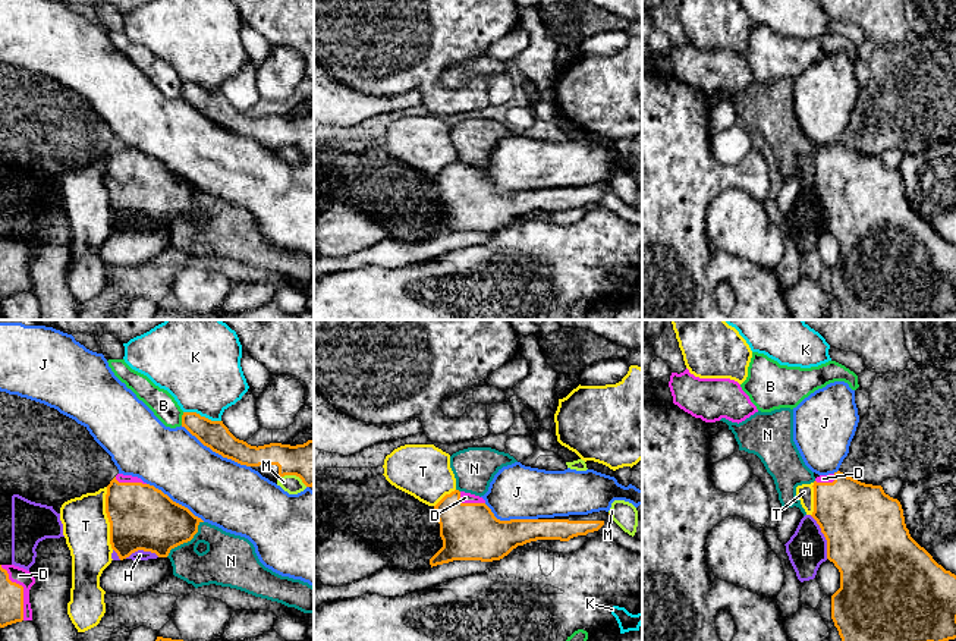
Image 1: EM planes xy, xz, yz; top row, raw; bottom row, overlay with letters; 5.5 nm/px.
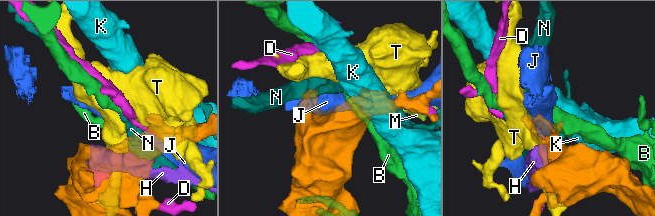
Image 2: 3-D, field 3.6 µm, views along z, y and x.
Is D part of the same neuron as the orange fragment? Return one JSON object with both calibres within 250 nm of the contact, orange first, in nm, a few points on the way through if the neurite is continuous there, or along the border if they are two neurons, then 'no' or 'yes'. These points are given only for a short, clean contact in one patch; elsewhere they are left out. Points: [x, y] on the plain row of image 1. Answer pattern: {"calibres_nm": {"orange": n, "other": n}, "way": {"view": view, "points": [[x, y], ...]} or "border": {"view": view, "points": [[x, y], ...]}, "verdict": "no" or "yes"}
{"calibres_nm": {"orange": 130, "other": 90}, "verdict": "yes"}

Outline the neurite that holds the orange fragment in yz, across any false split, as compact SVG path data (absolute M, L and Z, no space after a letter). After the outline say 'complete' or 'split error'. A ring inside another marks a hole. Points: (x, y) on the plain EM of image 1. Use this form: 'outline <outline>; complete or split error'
outline M837 142L820 147L814 153L814 183L812 189L827 211L827 230L840 243L840 260L831 267L831 290L842 309L842 320L906 320L913 315L940 315L956 309L956 246L938 236L933 227L921 219L909 205L905 195L903 180L897 170L884 164L881 157L861 154Z; split error

